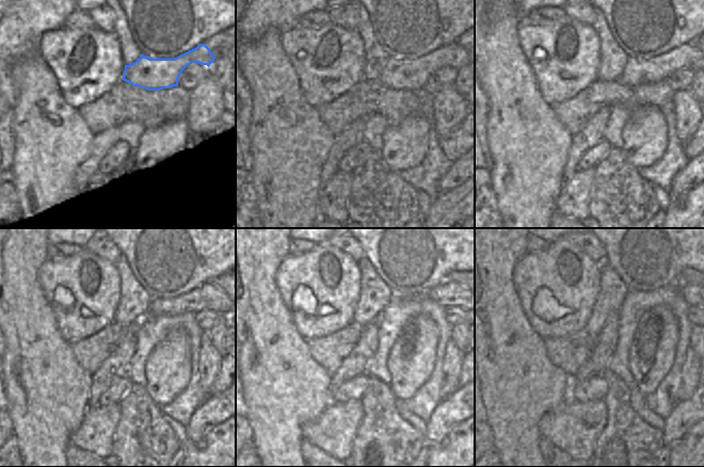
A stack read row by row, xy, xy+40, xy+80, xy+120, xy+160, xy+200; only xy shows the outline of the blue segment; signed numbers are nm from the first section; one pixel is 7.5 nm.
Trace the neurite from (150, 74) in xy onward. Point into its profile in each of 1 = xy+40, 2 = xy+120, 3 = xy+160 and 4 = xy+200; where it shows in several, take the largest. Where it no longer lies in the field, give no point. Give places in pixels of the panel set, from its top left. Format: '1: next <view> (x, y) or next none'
1: next xy+40 (397, 74)
2: next xy+120 (209, 295)
3: next xy+160 (448, 293)
4: next xy+200 (691, 293)

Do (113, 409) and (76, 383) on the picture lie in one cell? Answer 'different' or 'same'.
different

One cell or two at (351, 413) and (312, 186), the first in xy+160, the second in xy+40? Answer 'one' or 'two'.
two

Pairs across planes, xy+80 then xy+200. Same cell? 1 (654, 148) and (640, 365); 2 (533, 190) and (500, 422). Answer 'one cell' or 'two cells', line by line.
1: one cell
2: one cell

